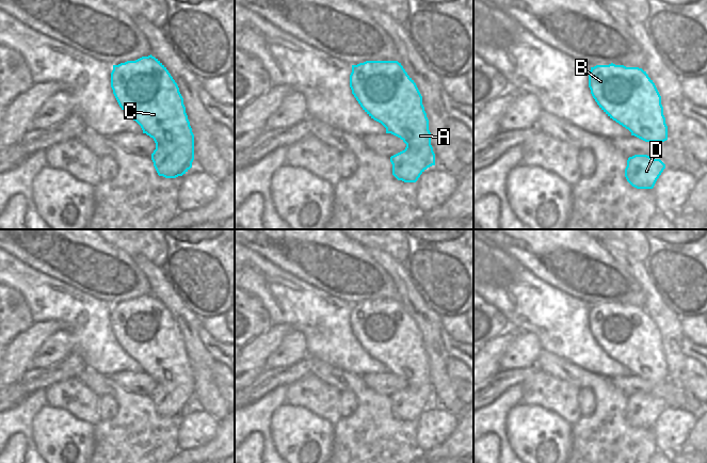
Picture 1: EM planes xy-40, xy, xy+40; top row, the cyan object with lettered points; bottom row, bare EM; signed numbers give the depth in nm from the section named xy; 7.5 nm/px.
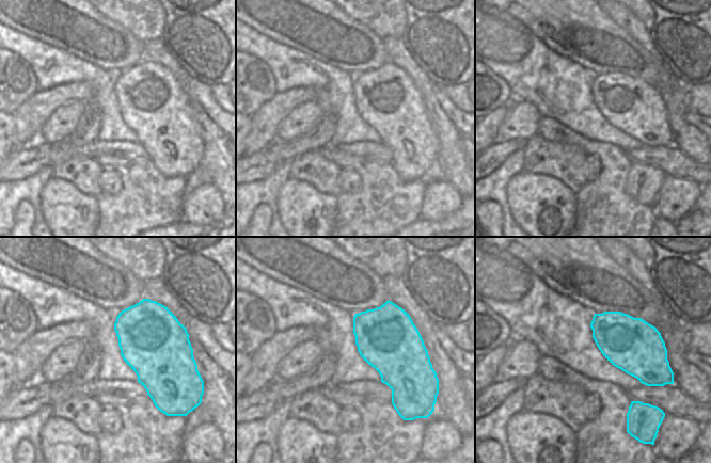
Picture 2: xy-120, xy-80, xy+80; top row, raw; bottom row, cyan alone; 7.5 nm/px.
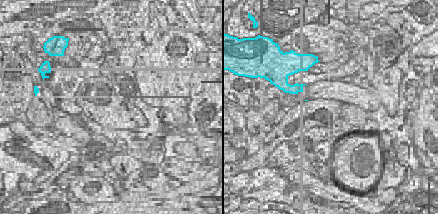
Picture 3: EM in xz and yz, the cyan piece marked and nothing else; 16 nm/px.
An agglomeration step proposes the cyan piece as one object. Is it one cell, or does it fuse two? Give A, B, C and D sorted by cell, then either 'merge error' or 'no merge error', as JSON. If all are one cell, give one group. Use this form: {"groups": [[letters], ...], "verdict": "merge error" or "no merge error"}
{"groups": [["A", "B", "C", "D"]], "verdict": "no merge error"}

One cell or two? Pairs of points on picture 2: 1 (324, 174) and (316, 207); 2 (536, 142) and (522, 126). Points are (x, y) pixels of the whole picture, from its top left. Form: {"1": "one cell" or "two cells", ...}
{"1": "two cells", "2": "two cells"}

